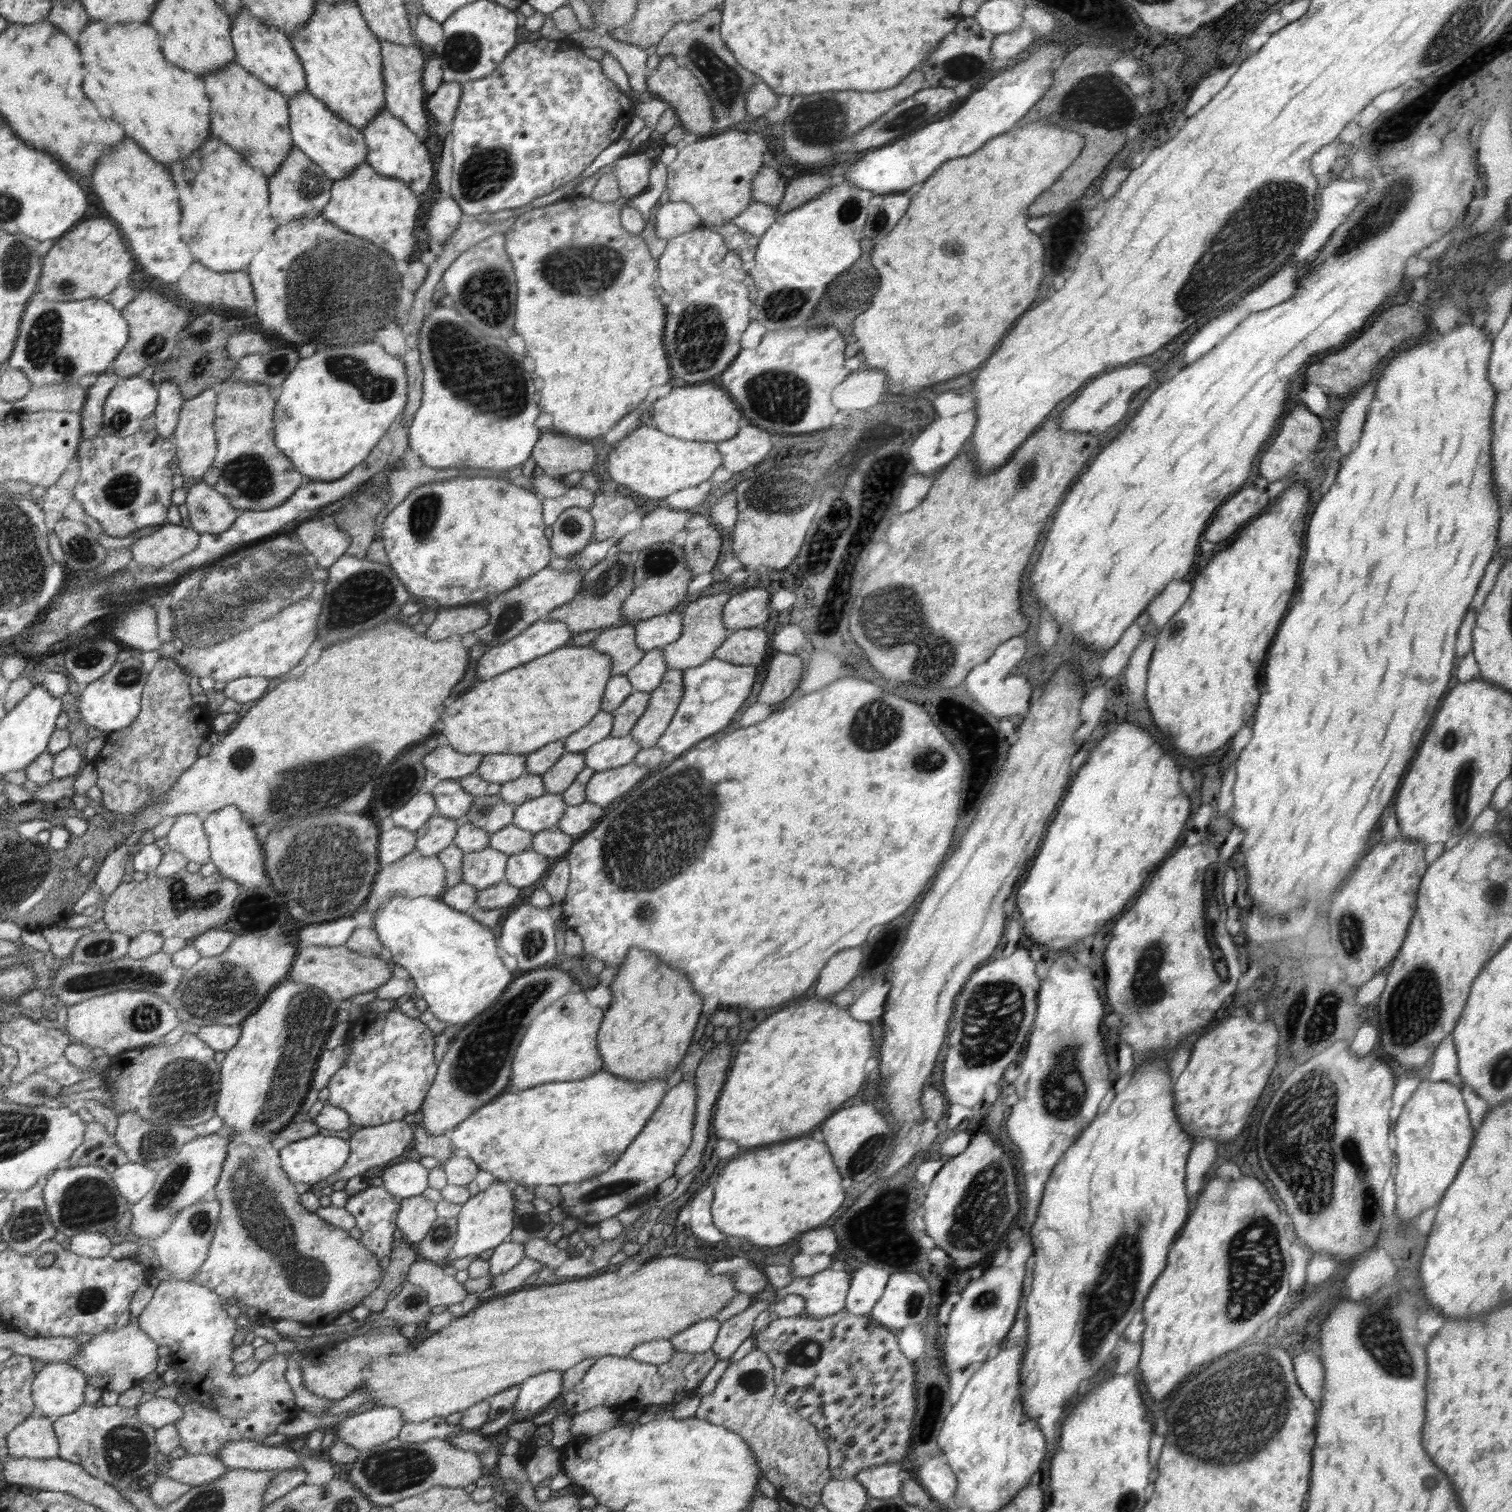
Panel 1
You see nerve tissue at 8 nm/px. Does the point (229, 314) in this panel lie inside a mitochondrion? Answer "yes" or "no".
no

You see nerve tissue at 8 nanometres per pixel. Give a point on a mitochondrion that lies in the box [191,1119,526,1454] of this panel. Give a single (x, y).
(268, 1225)

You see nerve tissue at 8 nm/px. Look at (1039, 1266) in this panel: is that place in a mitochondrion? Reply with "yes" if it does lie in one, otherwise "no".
no

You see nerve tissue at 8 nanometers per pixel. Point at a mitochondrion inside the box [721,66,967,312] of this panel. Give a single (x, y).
(818, 120)

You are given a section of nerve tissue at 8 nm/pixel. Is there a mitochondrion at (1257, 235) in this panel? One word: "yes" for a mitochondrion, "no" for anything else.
yes

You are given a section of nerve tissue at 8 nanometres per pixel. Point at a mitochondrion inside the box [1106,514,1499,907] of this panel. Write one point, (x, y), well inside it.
(1463, 786)

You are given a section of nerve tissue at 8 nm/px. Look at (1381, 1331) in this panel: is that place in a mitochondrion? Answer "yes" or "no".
yes

